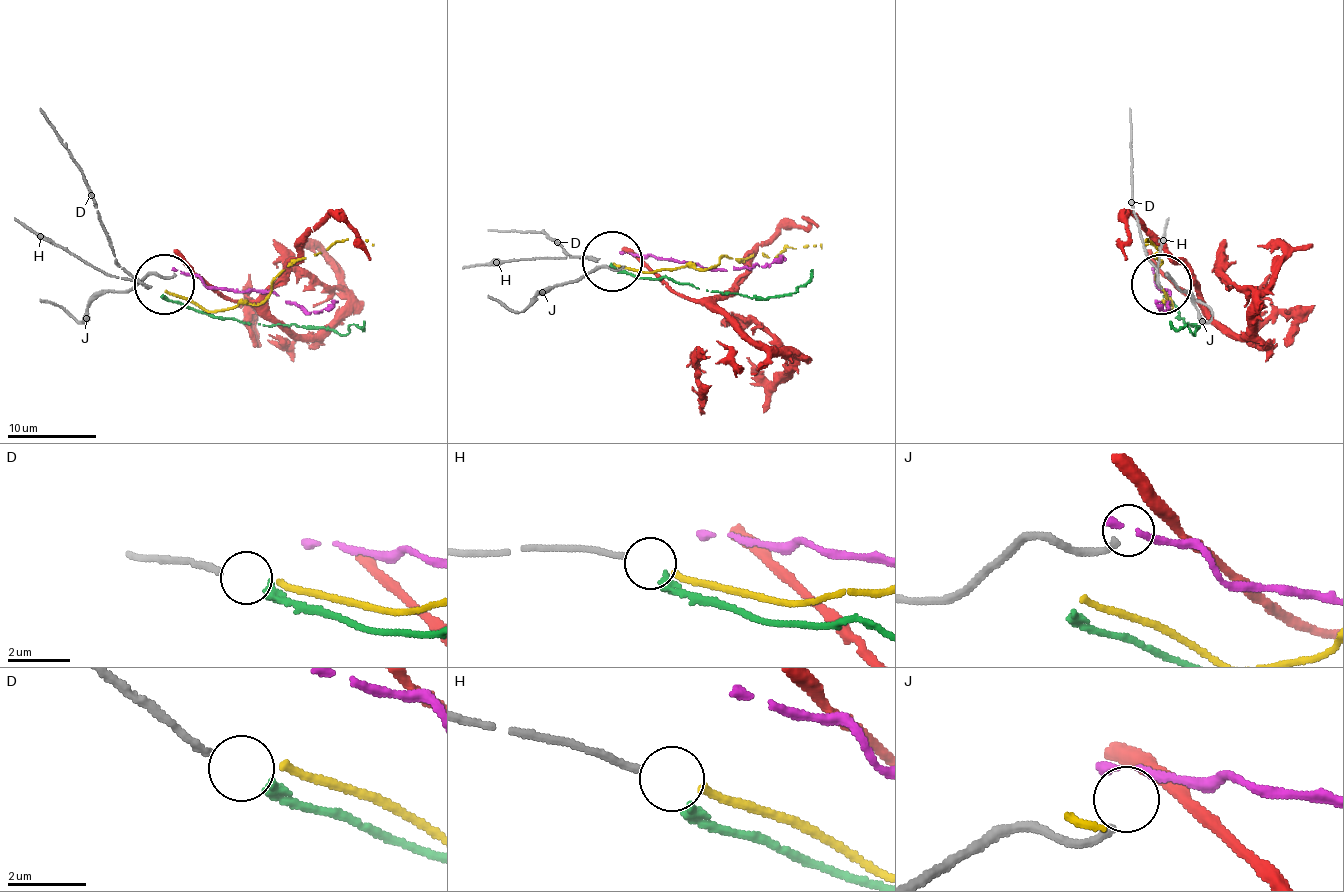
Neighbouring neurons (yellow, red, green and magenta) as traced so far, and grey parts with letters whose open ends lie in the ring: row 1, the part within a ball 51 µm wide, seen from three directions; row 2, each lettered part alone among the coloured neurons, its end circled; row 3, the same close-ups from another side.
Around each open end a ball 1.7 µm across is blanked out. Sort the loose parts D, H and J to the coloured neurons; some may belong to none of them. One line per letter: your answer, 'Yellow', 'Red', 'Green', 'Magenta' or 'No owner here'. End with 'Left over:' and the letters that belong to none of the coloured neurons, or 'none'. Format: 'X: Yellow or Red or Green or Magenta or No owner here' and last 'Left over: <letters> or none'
D: Green
H: Yellow
J: No owner here
Left over: J

